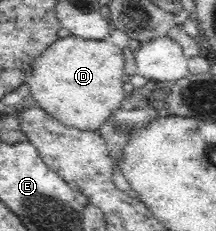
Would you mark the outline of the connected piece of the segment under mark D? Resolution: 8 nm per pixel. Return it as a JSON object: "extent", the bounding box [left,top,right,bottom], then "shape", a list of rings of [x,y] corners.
{"extent":[26,35,124,130],"shape":[[[68,35],[58,38],[34,61],[26,82],[36,105],[66,126],[97,130],[121,104],[124,95],[124,52],[110,40]]]}

